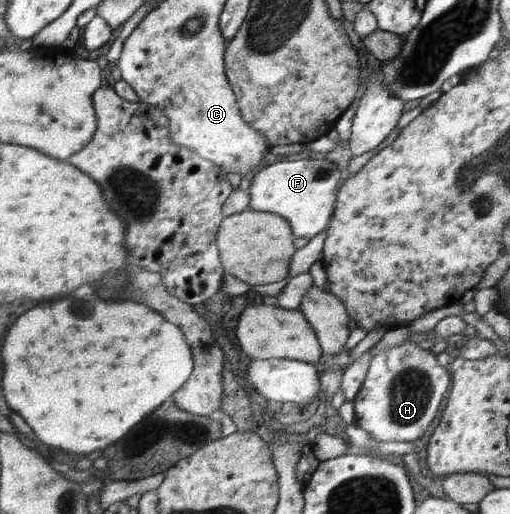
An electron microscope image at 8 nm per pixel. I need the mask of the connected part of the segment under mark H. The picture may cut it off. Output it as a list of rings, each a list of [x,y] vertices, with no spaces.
[[[409,339],[377,353],[372,357],[360,391],[352,400],[355,424],[376,441],[413,442],[421,438],[433,423],[441,398],[449,391],[452,377],[447,370],[430,349],[419,348],[419,344]]]

